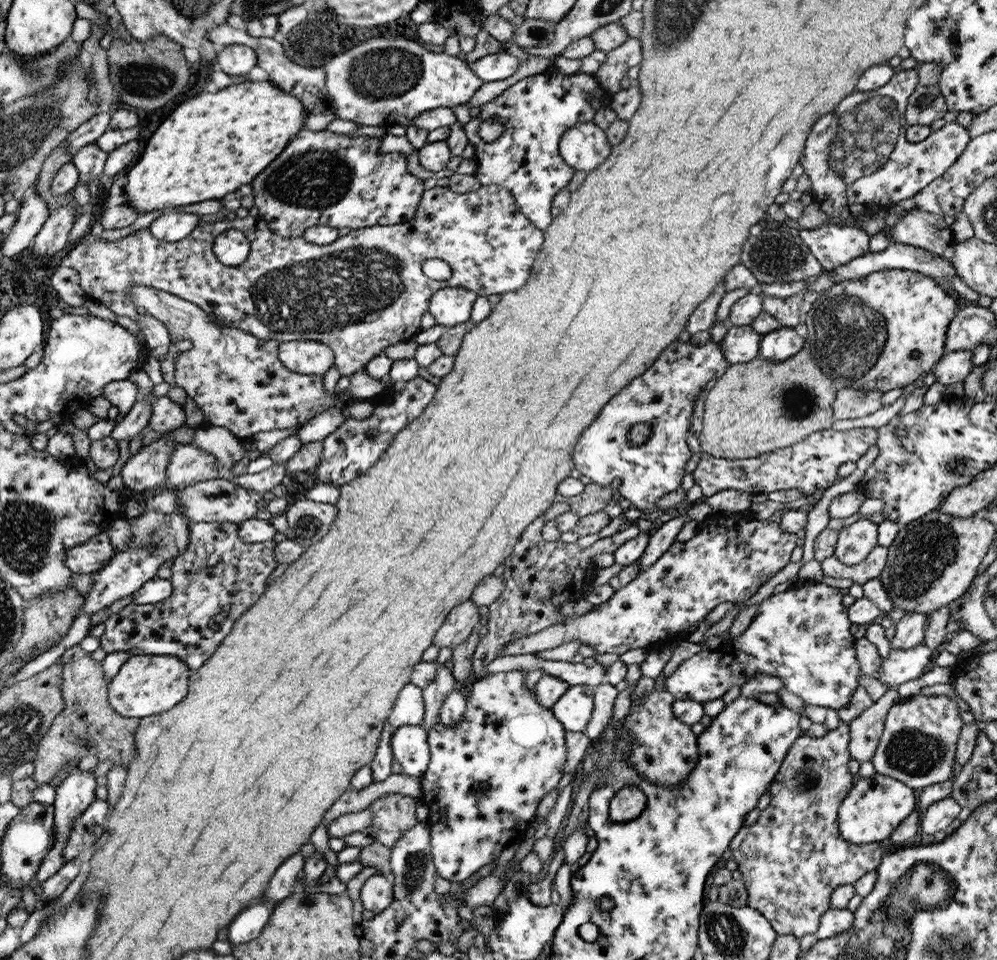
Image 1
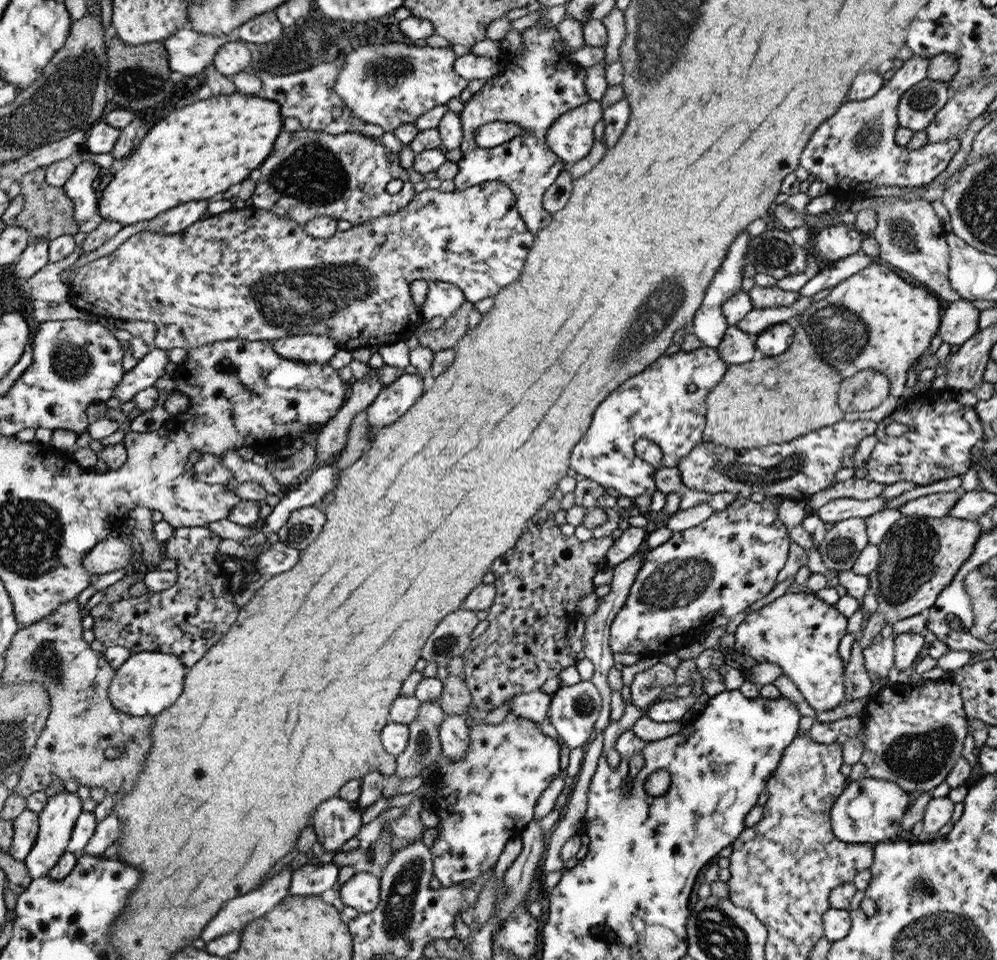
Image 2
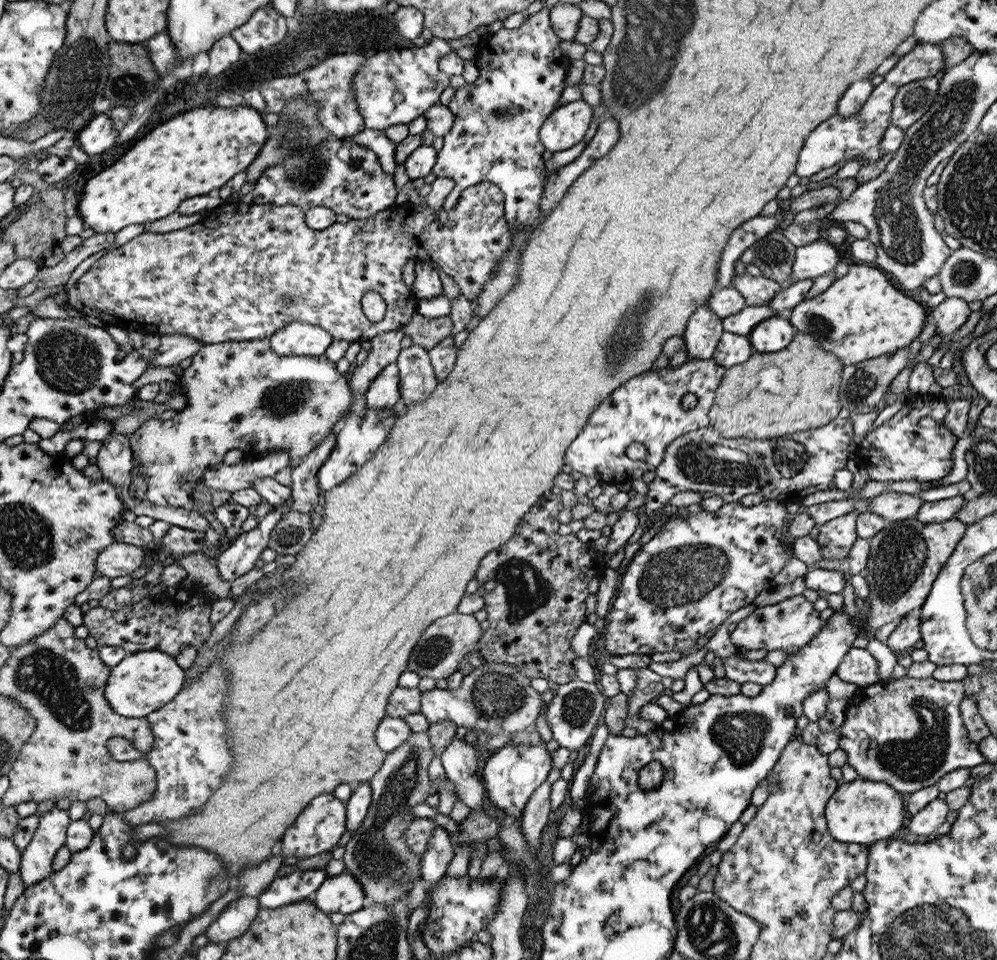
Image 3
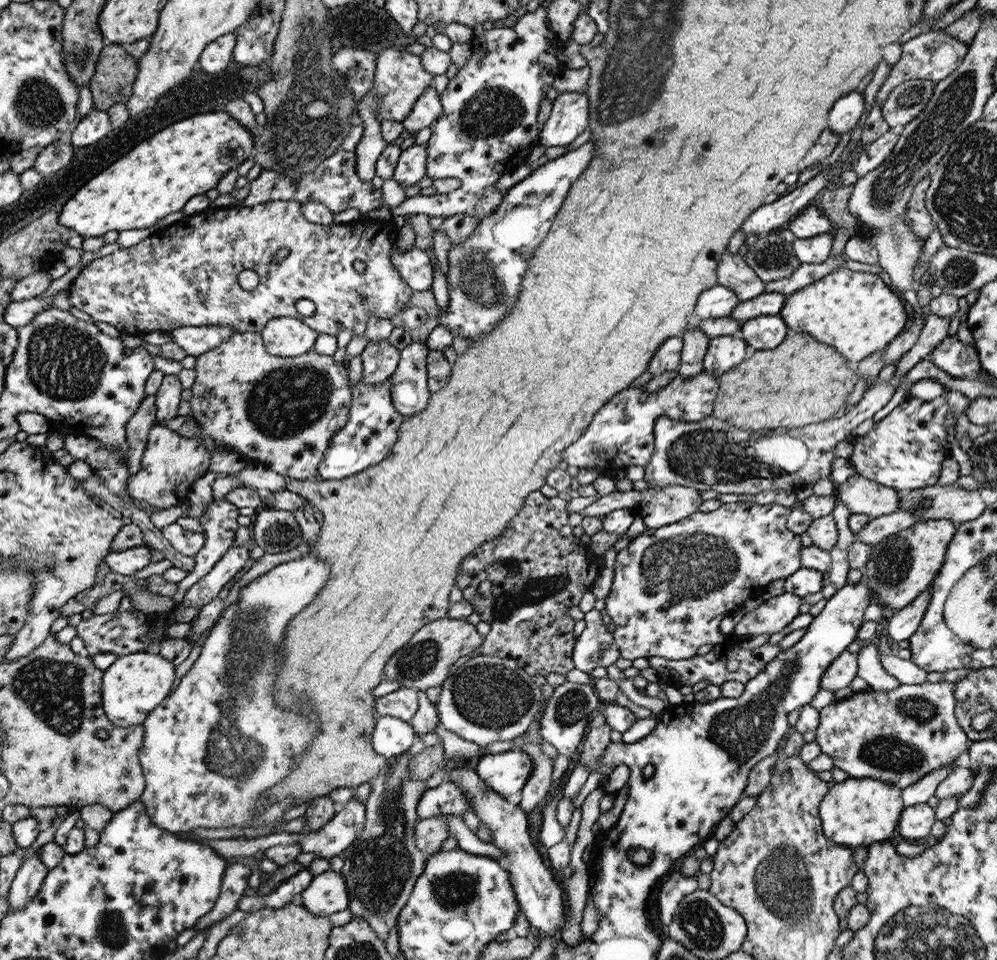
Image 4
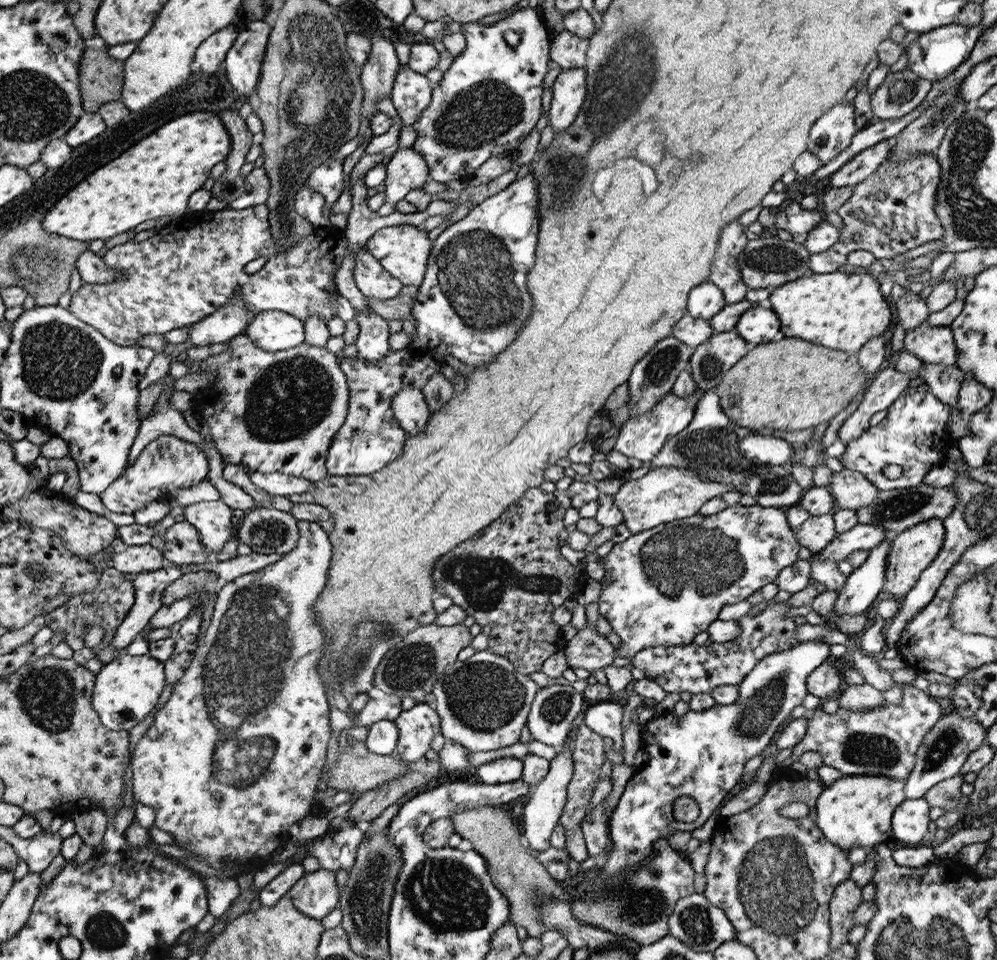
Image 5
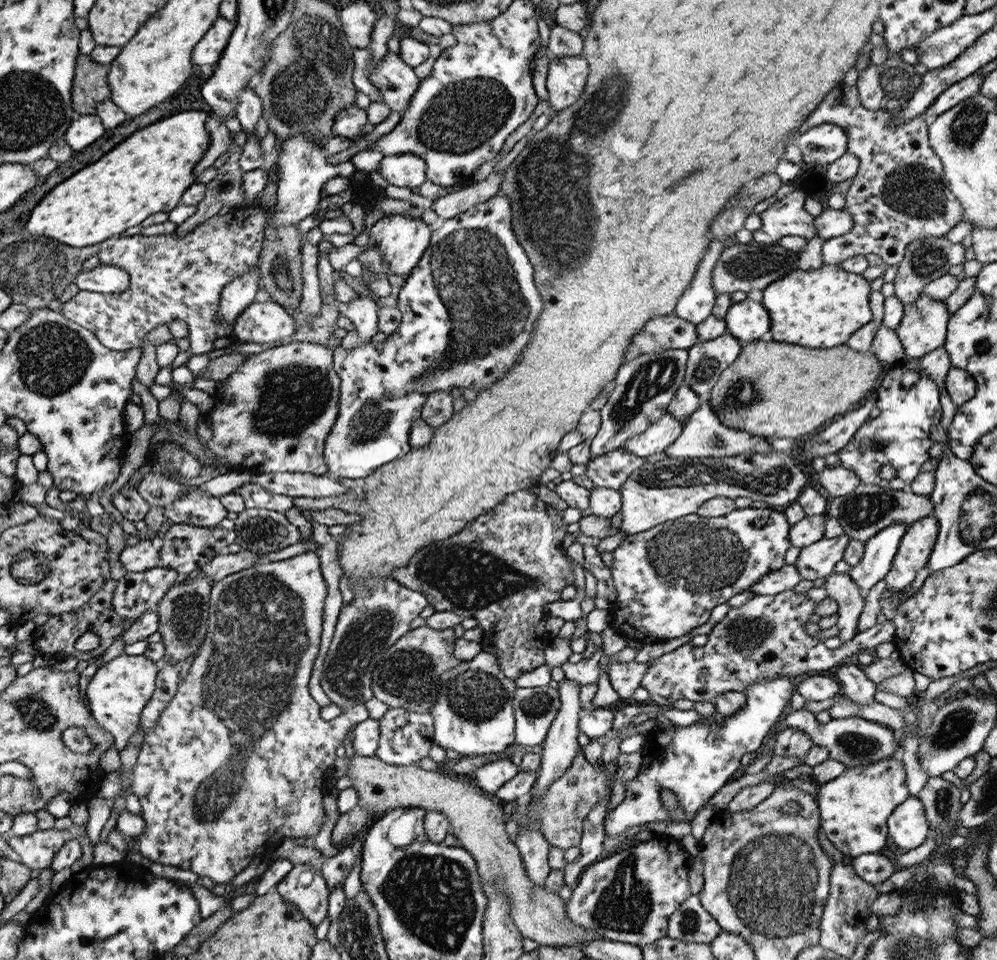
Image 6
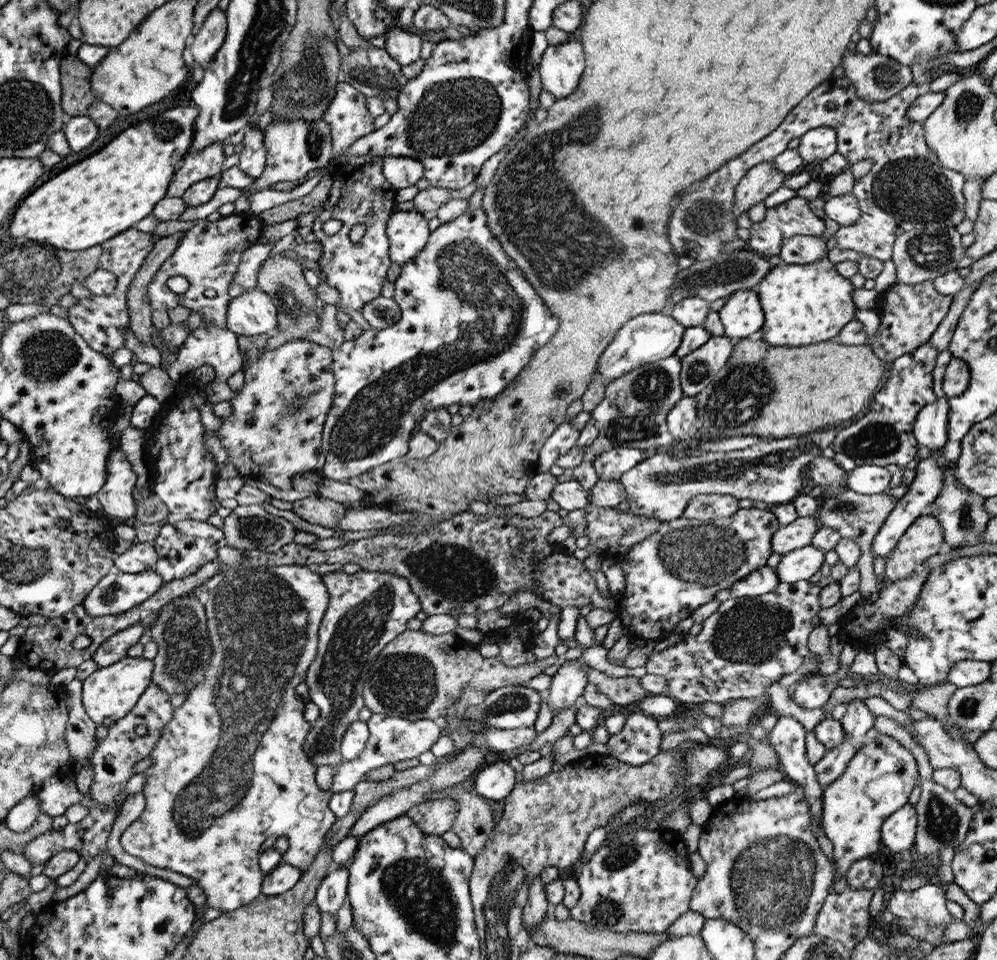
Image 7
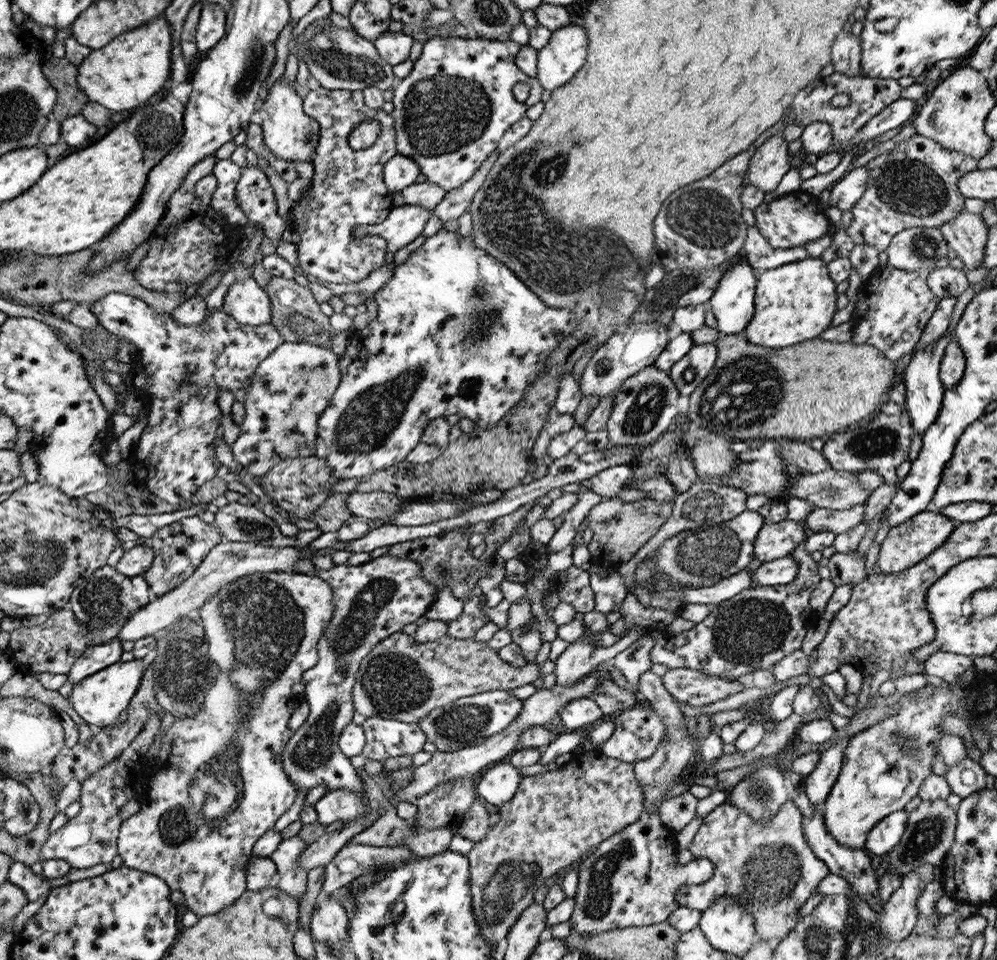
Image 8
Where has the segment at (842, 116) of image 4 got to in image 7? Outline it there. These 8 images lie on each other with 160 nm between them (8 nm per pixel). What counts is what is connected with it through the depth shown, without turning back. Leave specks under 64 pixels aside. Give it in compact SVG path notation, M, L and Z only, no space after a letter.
M830 127L810 129L800 137L800 146L797 150L806 163L827 160L838 150L836 131Z

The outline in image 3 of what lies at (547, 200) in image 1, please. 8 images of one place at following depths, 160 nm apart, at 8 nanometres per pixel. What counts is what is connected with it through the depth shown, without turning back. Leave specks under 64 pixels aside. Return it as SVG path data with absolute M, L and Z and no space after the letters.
M543 7L514 30L502 28L494 34L481 34L477 44L478 54L475 62L480 76L474 84L466 83L464 88L458 88L447 106L455 119L448 134L443 136L444 146L438 150L432 172L440 178L454 180L454 188L445 198L443 208L450 210L460 200L465 188L484 181L496 184L504 197L505 219L509 224L524 230L526 227L536 227L543 222L539 202L548 175L544 168L544 146L539 139L539 130L550 113L559 104L561 93L566 88L565 79L569 70L570 58L561 50L561 39L554 33L550 23L550 9Z

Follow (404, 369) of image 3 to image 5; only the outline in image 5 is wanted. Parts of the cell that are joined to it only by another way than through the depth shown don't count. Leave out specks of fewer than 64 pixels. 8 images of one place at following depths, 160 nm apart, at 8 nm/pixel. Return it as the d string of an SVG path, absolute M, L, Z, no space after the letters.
M407 386L394 397L394 412L398 412L398 421L408 435L418 434L425 429L431 410L420 388Z

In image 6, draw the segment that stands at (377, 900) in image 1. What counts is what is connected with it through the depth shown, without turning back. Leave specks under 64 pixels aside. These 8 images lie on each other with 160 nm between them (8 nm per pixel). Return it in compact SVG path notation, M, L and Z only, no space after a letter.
M317 864L294 865L274 890L295 905L315 926L327 917L331 889Z

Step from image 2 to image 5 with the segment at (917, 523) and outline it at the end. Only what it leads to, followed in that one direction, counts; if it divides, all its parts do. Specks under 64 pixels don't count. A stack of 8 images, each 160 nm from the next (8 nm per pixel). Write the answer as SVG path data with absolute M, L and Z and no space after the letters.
M942 519L926 520L902 533L895 534L890 544L891 553L888 553L886 557L886 573L884 573L882 590L902 600L919 581L922 572L926 571L926 568L929 568L939 556L944 546L944 538L946 538L946 529L944 529Z

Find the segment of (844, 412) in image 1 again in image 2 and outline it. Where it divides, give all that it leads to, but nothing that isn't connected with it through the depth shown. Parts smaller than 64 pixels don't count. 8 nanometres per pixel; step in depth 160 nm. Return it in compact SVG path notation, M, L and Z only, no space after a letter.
M858 371L841 382L837 392L838 406L845 413L872 410L889 395L890 383L883 372Z

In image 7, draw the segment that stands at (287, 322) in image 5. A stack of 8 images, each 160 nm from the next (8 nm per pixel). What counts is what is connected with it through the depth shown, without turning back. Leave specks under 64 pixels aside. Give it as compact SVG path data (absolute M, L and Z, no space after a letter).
M260 289L248 290L229 302L227 329L238 335L266 335L278 328L278 308L273 297Z

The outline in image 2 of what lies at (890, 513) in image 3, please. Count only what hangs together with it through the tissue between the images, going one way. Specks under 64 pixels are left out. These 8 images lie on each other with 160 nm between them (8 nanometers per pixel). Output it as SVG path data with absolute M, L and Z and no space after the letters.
M958 489L954 492L940 492L939 494L928 494L920 496L916 500L908 500L897 510L902 516L919 515L924 517L950 517L952 506L960 500L960 496L966 494L965 490Z

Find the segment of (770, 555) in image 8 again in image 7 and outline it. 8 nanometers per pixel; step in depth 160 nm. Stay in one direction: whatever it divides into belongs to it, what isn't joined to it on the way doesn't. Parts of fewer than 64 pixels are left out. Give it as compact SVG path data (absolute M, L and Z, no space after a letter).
M799 517L791 524L781 525L772 536L774 553L786 555L788 552L810 545L820 525L816 517Z

